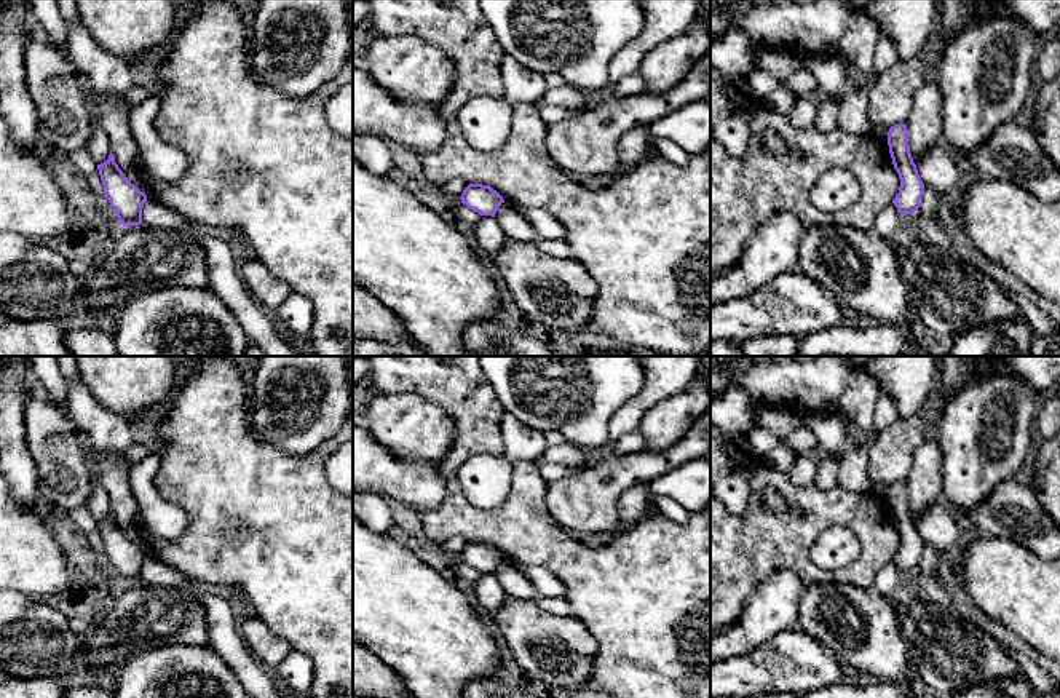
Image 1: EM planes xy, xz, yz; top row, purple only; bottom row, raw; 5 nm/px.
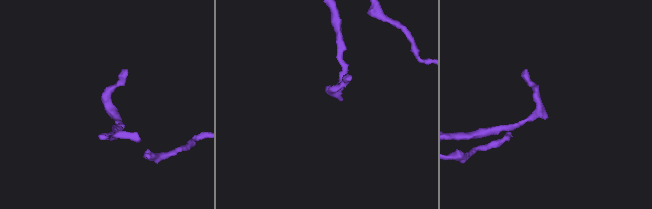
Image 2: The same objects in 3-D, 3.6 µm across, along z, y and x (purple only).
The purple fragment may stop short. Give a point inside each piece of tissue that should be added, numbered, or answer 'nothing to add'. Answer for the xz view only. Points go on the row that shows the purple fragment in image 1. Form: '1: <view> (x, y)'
nothing to add

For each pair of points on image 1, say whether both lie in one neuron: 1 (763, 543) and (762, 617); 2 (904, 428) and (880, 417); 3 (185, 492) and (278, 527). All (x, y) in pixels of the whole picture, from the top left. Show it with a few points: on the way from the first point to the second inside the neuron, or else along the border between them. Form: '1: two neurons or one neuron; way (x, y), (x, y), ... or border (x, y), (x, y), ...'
1: two neurons; border (797, 574), (773, 571), (747, 596), (741, 614)
2: two neurons; border (899, 417), (880, 433)
3: one neuron; way (208, 492), (235, 492), (256, 513)

